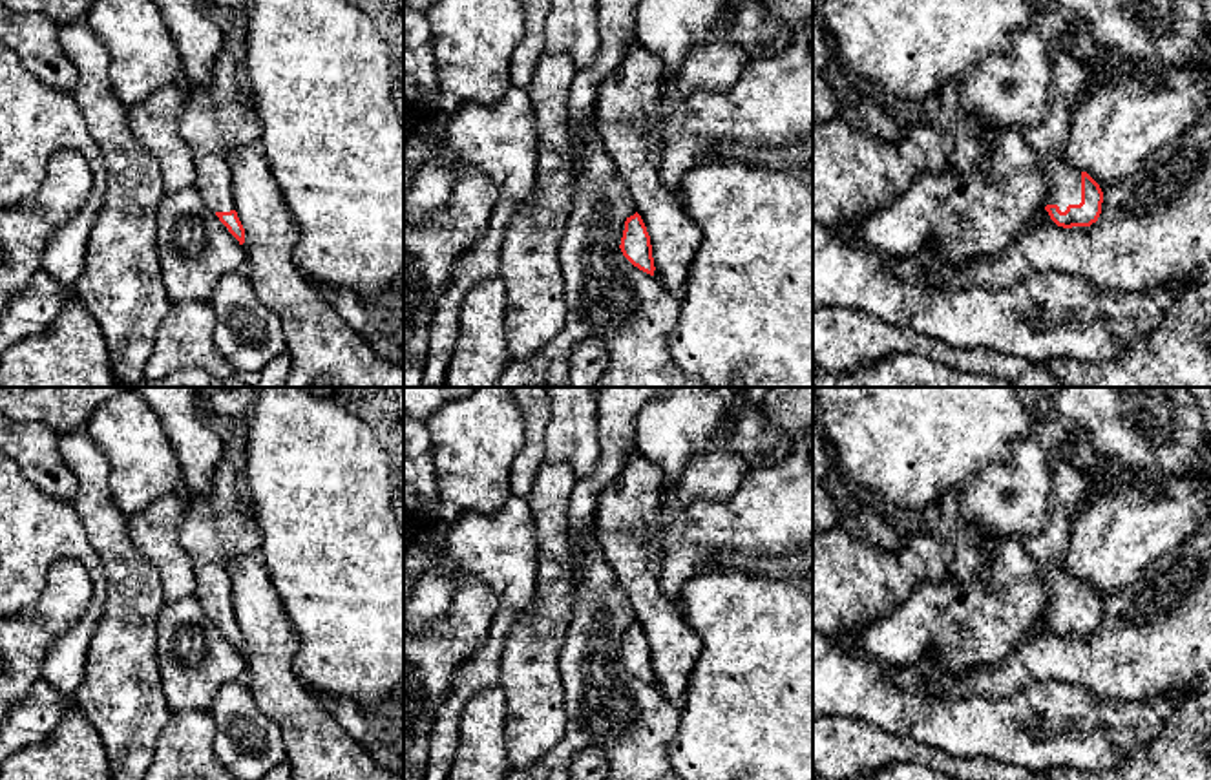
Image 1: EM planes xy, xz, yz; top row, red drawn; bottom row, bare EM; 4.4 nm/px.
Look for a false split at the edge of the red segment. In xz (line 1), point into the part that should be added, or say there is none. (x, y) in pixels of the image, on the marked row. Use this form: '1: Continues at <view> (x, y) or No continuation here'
1: No continuation here

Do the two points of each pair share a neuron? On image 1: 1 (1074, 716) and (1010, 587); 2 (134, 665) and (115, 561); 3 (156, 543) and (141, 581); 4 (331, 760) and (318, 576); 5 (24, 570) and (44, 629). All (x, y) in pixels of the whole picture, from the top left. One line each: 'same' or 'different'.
1: different
2: same
3: different
4: different
5: different

